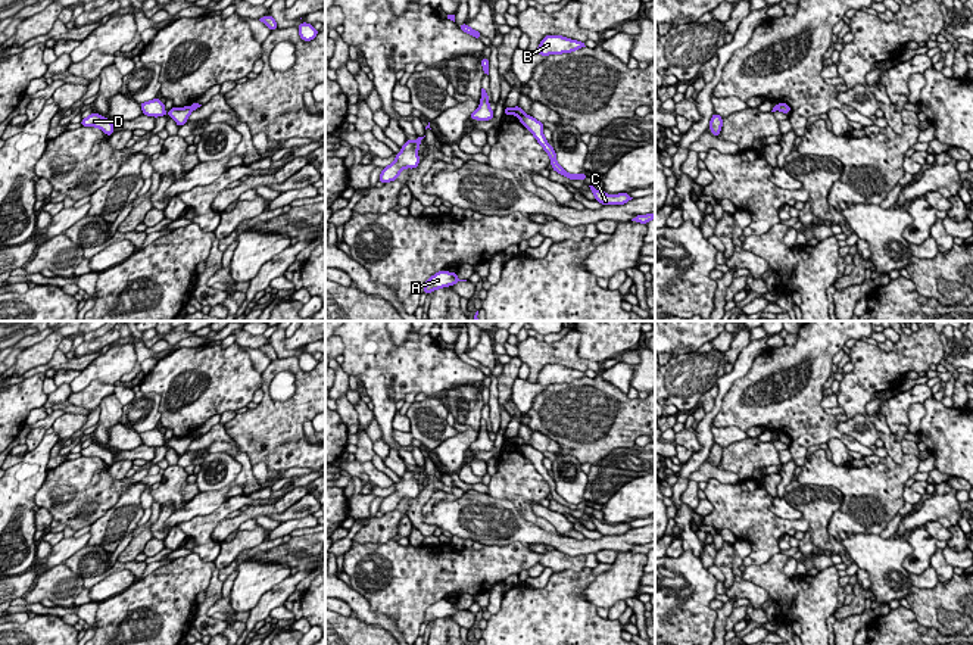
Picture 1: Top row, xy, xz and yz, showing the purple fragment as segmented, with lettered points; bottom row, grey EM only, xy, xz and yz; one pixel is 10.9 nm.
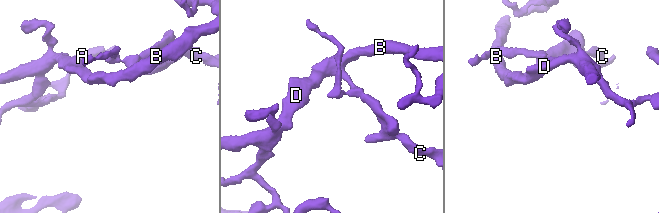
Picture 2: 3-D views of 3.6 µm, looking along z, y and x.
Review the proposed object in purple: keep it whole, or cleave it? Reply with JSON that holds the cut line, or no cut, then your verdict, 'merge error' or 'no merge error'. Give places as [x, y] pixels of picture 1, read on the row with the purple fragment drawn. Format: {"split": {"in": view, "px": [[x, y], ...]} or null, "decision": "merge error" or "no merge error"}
{"split": {"in": "xz", "px": [[524, 114], [520, 117]]}, "decision": "merge error"}

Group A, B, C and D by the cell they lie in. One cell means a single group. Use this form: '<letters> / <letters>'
A B D / C

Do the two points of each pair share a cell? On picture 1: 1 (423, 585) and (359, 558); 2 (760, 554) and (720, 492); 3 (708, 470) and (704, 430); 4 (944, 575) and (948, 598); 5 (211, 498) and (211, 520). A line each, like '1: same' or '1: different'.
1: same
2: same
3: different
4: different
5: different

